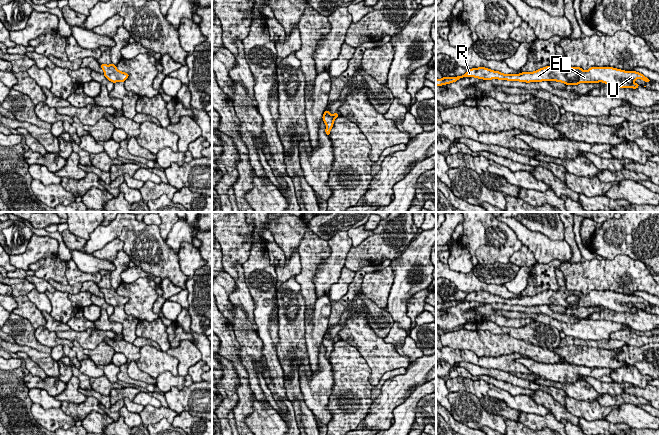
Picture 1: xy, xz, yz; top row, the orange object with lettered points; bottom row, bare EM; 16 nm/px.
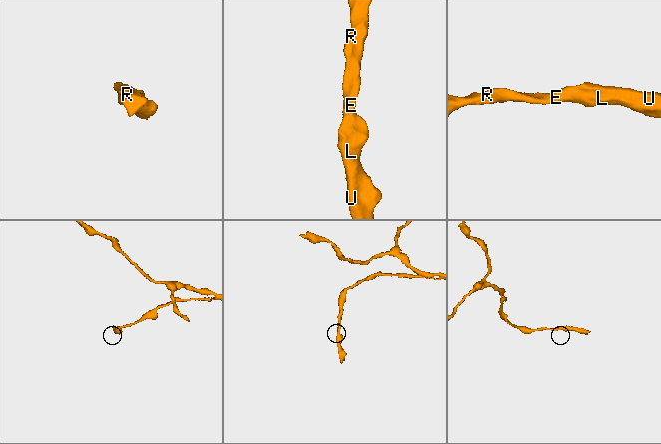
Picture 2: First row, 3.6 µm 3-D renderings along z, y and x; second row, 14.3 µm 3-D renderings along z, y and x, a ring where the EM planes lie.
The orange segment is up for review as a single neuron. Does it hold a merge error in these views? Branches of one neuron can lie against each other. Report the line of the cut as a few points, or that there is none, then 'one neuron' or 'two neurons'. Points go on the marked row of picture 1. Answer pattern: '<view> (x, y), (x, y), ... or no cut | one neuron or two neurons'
no cut | one neuron

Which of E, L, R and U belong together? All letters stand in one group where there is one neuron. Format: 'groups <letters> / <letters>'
groups E L R U

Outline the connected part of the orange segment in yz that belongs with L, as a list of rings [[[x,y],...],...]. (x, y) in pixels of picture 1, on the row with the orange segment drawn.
[[[563,63],[557,67],[546,66],[534,72],[522,72],[520,74],[503,74],[485,67],[472,68],[467,70],[462,76],[436,79],[436,86],[453,83],[464,77],[475,77],[484,80],[499,79],[520,81],[526,83],[557,81],[565,83],[566,85],[603,82],[616,88],[633,89],[640,86],[634,82],[636,79],[642,79],[644,82],[650,81],[643,74],[635,71],[624,71],[612,67],[590,67],[588,71],[584,71],[580,67],[569,67],[566,63]]]

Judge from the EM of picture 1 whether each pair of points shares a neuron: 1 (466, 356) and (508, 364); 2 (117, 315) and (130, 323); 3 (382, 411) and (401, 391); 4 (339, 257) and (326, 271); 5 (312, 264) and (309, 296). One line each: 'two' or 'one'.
1: one
2: one
3: one
4: one
5: one

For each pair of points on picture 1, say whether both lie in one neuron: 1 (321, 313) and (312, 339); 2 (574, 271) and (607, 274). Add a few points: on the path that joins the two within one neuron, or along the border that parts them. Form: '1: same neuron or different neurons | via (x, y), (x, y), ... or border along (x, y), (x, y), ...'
1: same neuron | via (319, 319), (314, 333)
2: same neuron | via (582, 274), (599, 274)

